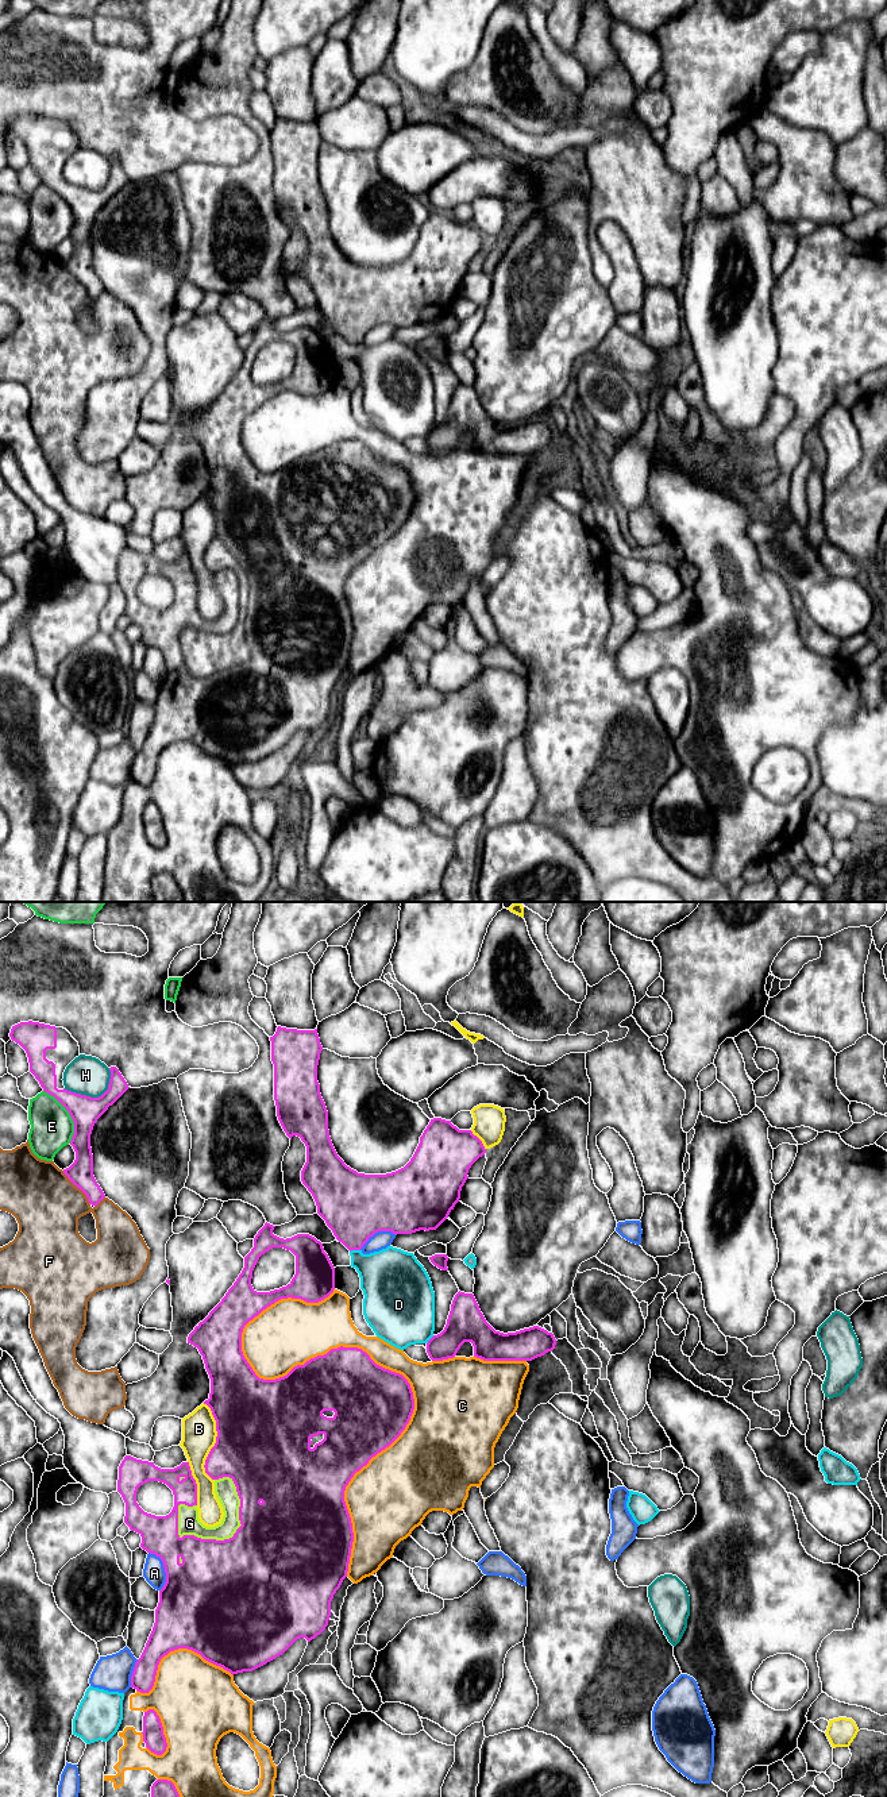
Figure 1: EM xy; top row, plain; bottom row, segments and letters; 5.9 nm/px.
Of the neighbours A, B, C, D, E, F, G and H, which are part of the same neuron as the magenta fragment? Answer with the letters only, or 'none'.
G

